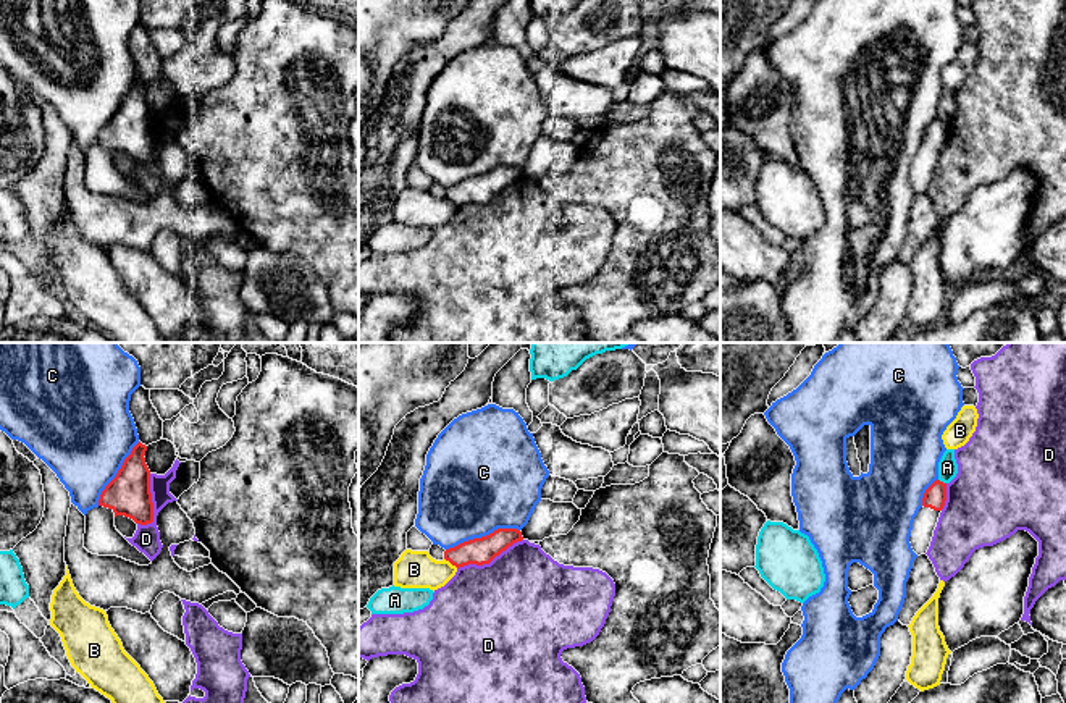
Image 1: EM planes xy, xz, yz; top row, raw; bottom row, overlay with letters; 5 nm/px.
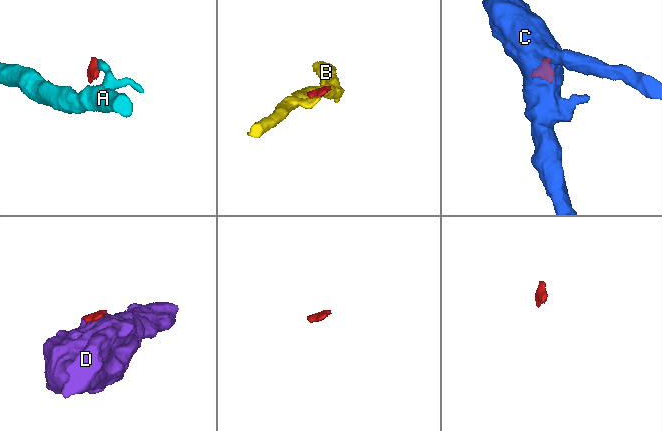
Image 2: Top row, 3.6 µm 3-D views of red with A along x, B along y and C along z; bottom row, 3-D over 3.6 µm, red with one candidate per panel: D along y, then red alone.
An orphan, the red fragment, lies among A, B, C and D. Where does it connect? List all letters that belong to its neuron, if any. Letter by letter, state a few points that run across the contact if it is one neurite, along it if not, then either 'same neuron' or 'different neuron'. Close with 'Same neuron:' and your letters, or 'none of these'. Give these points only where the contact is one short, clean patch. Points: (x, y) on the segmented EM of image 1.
A: line yz (939, 479), (945, 484); different neuron
B: different neuron
C: different neuron
D: different neuron
Same neuron: none of these

